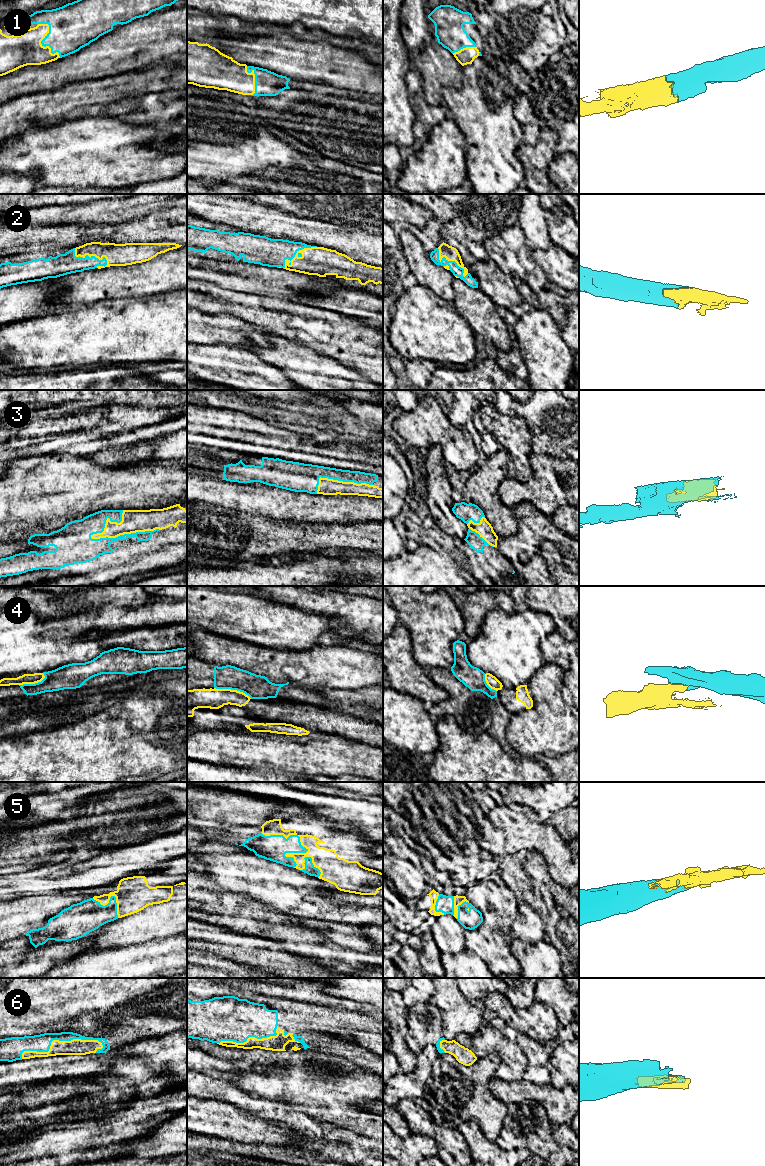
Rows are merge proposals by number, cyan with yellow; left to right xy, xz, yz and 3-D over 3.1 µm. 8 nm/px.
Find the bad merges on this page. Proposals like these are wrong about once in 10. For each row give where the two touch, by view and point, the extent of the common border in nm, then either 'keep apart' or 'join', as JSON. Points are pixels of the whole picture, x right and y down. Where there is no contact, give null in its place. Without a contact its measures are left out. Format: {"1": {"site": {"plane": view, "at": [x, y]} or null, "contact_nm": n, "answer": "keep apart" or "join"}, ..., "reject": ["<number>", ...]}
{"1": {"site": {"plane": "xy", "at": [41, 41]}, "contact_nm": 340, "answer": "join"}, "2": {"site": {"plane": "xz", "at": [298, 253]}, "contact_nm": 320, "answer": "join"}, "3": {"site": {"plane": "xy", "at": [124, 534]}, "contact_nm": 550, "answer": "join"}, "4": {"site": {"plane": "xz", "at": [233, 689]}, "contact_nm": 320, "answer": "keep apart"}, "5": {"site": {"plane": "xz", "at": [287, 838]}, "contact_nm": 400, "answer": "join"}, "6": {"site": {"plane": "xy", "at": [57, 1039]}, "contact_nm": 650, "answer": "join"}, "reject": ["4"]}

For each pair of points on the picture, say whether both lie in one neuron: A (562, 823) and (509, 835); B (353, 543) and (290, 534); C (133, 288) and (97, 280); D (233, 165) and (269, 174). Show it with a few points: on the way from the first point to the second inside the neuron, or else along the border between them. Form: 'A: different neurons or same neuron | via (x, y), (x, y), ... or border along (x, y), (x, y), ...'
A: different neurons | border along (546, 822), (567, 842)
B: same neuron | via (337, 537), (306, 537)
C: same neuron | via (124, 282), (106, 282)
D: different neurons | border along (279, 171), (273, 168), (256, 169), (233, 179)

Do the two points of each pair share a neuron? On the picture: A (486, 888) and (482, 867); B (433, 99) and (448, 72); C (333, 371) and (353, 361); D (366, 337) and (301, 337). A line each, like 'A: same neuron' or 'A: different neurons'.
A: different neurons
B: same neuron
C: different neurons
D: same neuron

